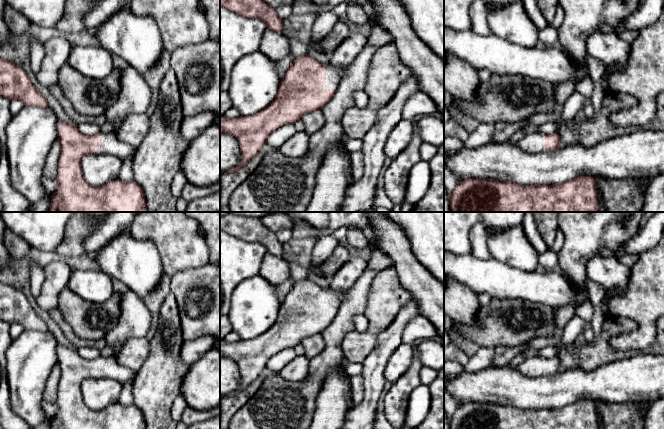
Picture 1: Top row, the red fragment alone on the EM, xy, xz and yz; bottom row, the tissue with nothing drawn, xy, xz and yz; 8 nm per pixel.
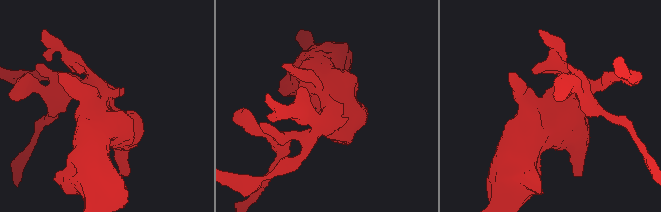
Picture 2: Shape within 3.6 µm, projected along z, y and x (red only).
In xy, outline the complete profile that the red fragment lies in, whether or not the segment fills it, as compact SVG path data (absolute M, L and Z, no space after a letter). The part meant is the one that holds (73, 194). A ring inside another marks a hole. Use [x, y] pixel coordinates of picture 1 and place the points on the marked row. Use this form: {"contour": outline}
{"contour": "M58 121L57 123L57 139L61 145L61 154L57 166L57 176L55 178L58 186L51 197L49 212L148 212L143 190L135 181L124 182L115 179L102 186L95 187L91 186L85 180L81 168L81 160L85 155L110 154L125 160L134 157L136 148L119 140L115 133L99 132L94 135L85 135L78 130L77 125L62 121Z"}

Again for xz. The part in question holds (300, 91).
{"contour": "M307 54L300 56L293 60L280 81L275 99L265 109L247 117L227 119L221 116L220 135L233 135L238 140L242 153L241 163L227 173L235 173L244 167L267 144L269 135L276 129L288 124L295 124L307 113L322 110L336 93L347 72L348 67L338 68L330 64L324 65Z"}

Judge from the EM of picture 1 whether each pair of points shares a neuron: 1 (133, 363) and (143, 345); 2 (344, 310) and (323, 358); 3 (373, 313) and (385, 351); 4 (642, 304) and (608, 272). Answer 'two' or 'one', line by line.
1: one
2: one
3: two
4: two

